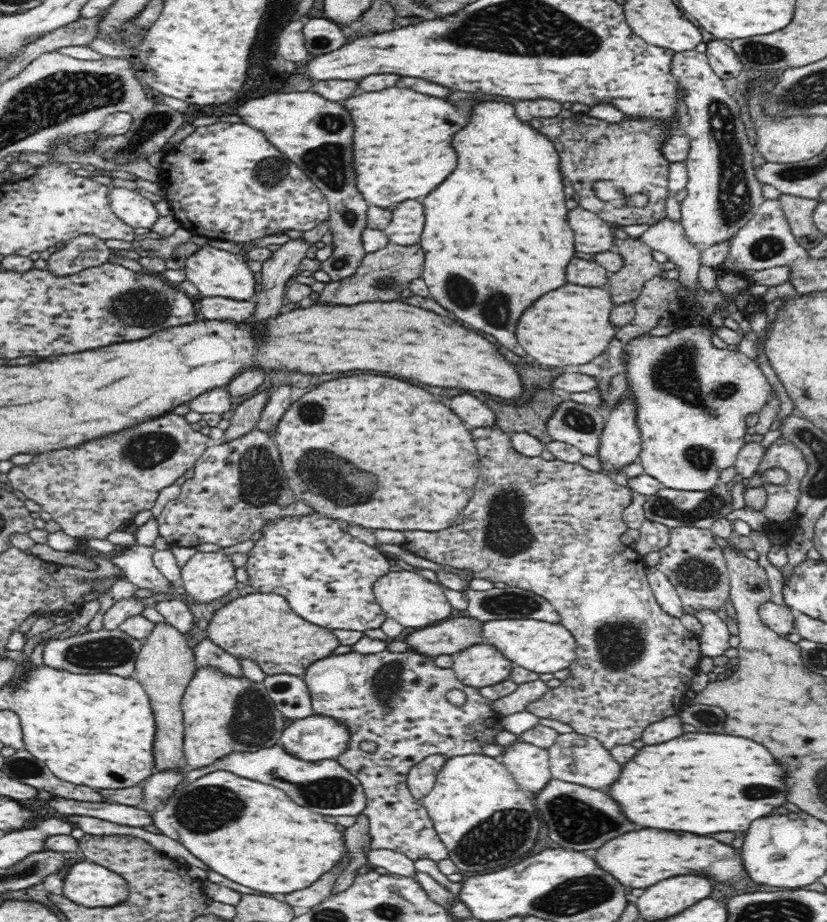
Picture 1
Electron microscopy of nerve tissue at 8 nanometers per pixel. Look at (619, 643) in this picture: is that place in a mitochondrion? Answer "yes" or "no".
yes

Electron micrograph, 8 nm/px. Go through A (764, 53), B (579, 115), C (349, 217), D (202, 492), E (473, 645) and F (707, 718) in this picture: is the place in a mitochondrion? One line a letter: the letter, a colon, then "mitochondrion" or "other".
A: mitochondrion
B: other
C: mitochondrion
D: other
E: other
F: mitochondrion

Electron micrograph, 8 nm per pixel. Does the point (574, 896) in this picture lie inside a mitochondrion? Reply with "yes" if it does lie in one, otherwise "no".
yes

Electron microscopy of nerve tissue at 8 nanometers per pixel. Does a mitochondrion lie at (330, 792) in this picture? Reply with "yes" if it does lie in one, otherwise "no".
yes

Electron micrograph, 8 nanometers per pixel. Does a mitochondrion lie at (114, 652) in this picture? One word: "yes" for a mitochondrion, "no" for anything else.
yes

